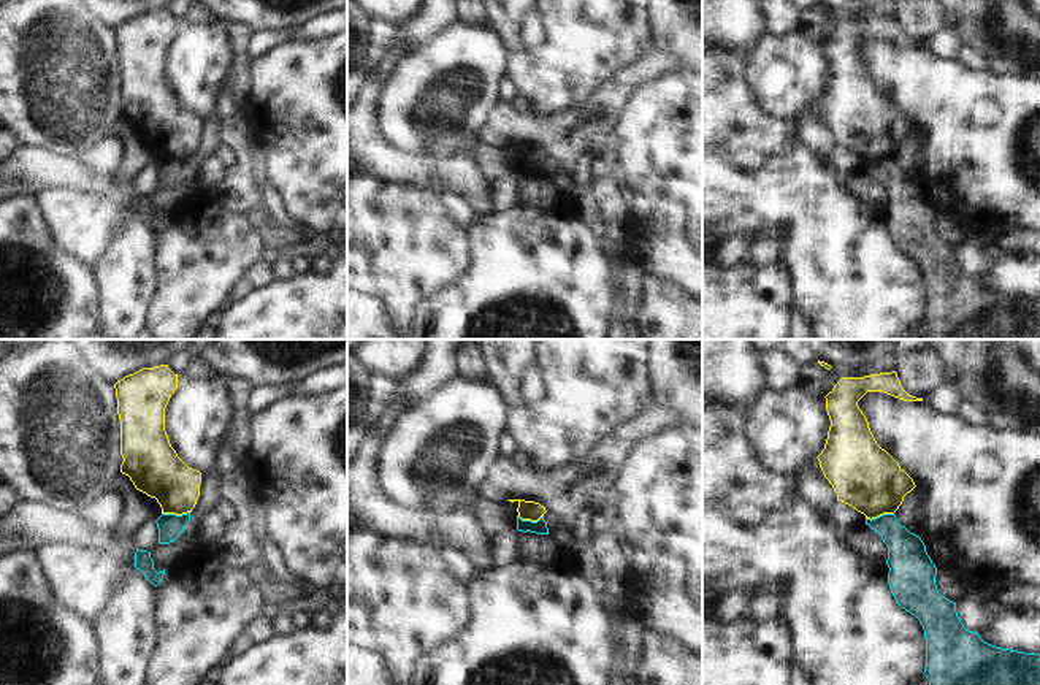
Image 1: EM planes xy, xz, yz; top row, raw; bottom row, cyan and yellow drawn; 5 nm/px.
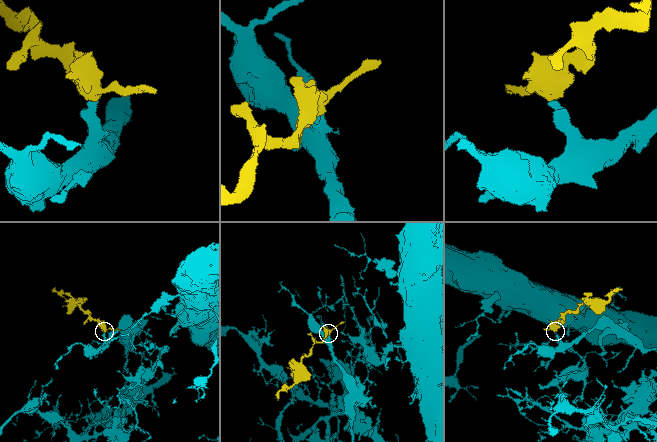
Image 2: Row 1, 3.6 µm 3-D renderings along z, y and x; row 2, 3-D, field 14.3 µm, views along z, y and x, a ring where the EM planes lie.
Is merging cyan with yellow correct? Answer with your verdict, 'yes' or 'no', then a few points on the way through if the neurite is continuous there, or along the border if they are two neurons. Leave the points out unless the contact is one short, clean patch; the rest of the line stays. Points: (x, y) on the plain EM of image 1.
no | along xy (189, 156), (162, 159)

